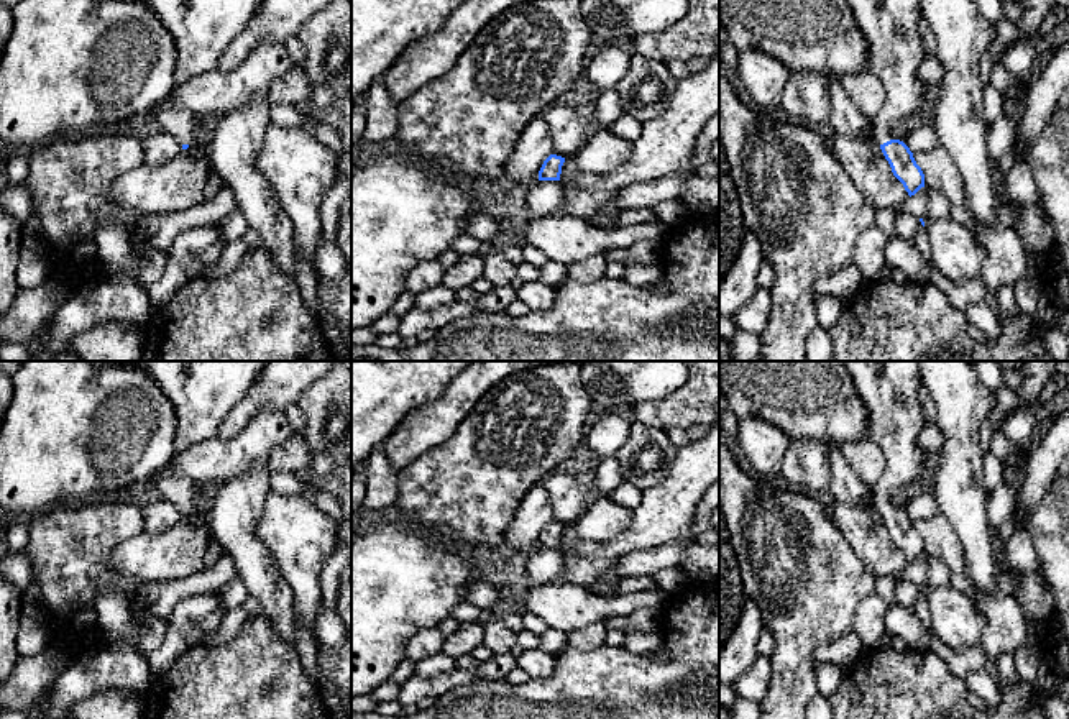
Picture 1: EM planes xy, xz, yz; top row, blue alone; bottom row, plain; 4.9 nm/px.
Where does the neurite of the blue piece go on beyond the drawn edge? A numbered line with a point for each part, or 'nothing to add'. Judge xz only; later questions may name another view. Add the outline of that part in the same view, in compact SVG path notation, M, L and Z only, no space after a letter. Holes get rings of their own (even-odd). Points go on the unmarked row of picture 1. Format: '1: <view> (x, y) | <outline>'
nothing to add

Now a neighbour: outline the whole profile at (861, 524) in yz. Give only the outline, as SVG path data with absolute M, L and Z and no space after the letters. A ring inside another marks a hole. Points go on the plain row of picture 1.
M874 494L867 502L849 504L828 497L831 517L852 547L854 553L864 561L875 576L898 578L908 568L903 552L893 543Z

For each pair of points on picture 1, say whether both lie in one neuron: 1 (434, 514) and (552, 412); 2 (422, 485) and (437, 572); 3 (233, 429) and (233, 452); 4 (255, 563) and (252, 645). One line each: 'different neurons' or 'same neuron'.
1: same neuron
2: different neurons
3: different neurons
4: different neurons

